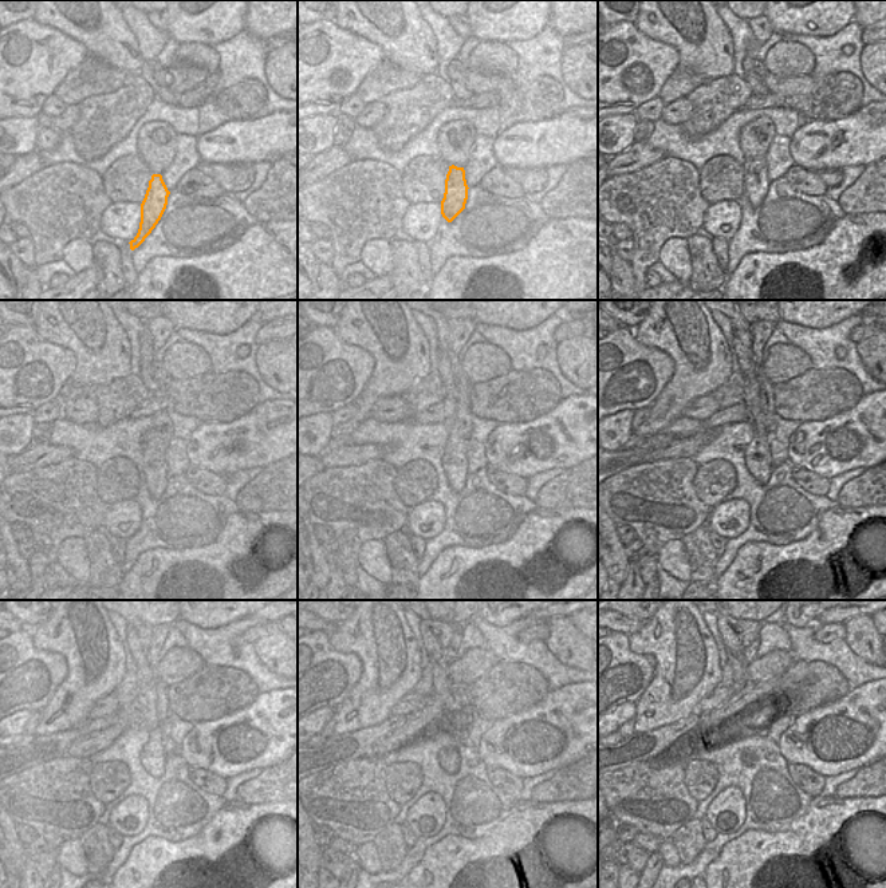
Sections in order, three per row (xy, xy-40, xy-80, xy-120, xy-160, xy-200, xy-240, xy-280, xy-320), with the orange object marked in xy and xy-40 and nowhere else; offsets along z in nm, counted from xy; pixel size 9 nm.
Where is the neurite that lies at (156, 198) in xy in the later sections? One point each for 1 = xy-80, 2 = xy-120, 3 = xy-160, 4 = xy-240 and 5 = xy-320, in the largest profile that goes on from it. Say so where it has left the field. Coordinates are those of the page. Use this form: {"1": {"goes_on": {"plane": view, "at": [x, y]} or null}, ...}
{"1": {"goes_on": {"plane": "xy-80", "at": [756, 182]}}, "2": {"goes_on": {"plane": "xy-120", "at": [154, 464]}}, "3": {"goes_on": {"plane": "xy-160", "at": [455, 462]}}, "4": {"goes_on": {"plane": "xy-240", "at": [153, 757]}}, "5": {"goes_on": {"plane": "xy-320", "at": [736, 660]}}}

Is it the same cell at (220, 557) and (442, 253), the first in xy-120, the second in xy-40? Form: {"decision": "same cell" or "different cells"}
{"decision": "different cells"}

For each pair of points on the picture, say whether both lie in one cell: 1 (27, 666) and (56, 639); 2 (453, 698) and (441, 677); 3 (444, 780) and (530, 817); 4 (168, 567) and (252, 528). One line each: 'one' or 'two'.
1: two
2: one
3: two
4: one

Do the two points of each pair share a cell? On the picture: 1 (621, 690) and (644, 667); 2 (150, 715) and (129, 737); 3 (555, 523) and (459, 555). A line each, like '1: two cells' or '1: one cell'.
1: one cell
2: two cells
3: one cell

